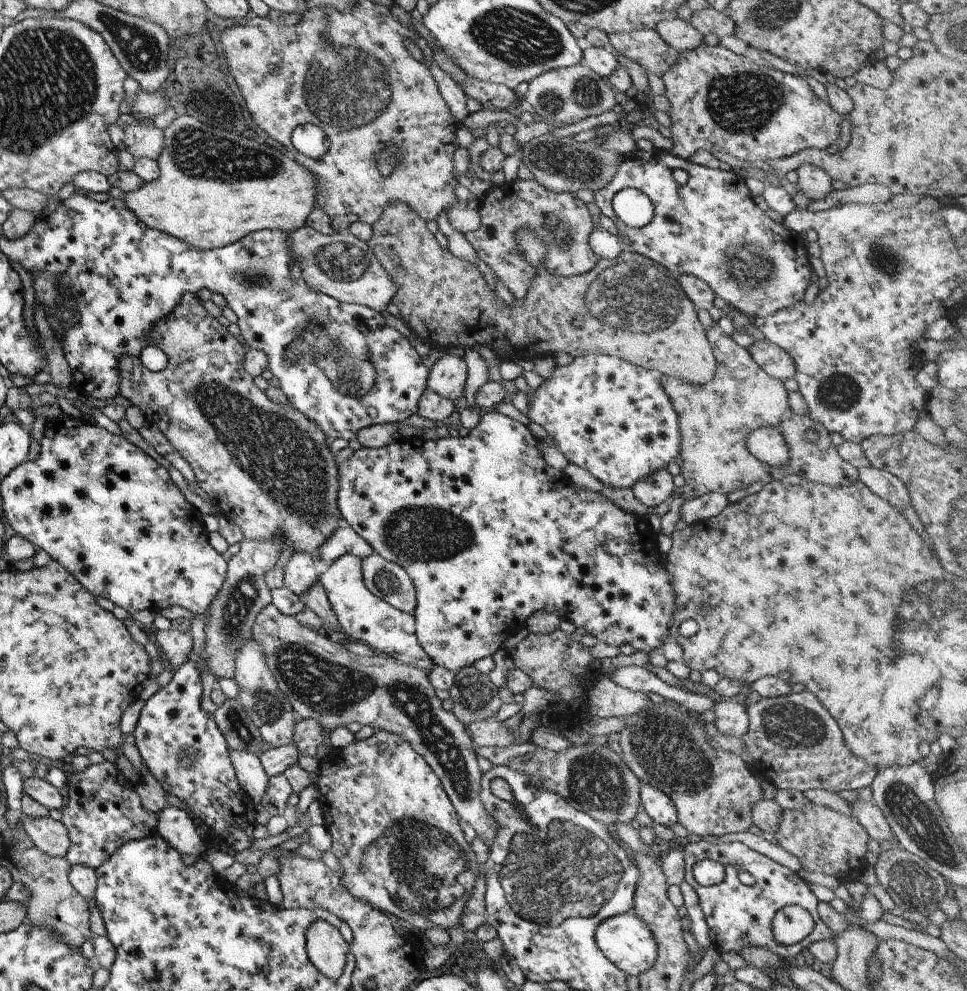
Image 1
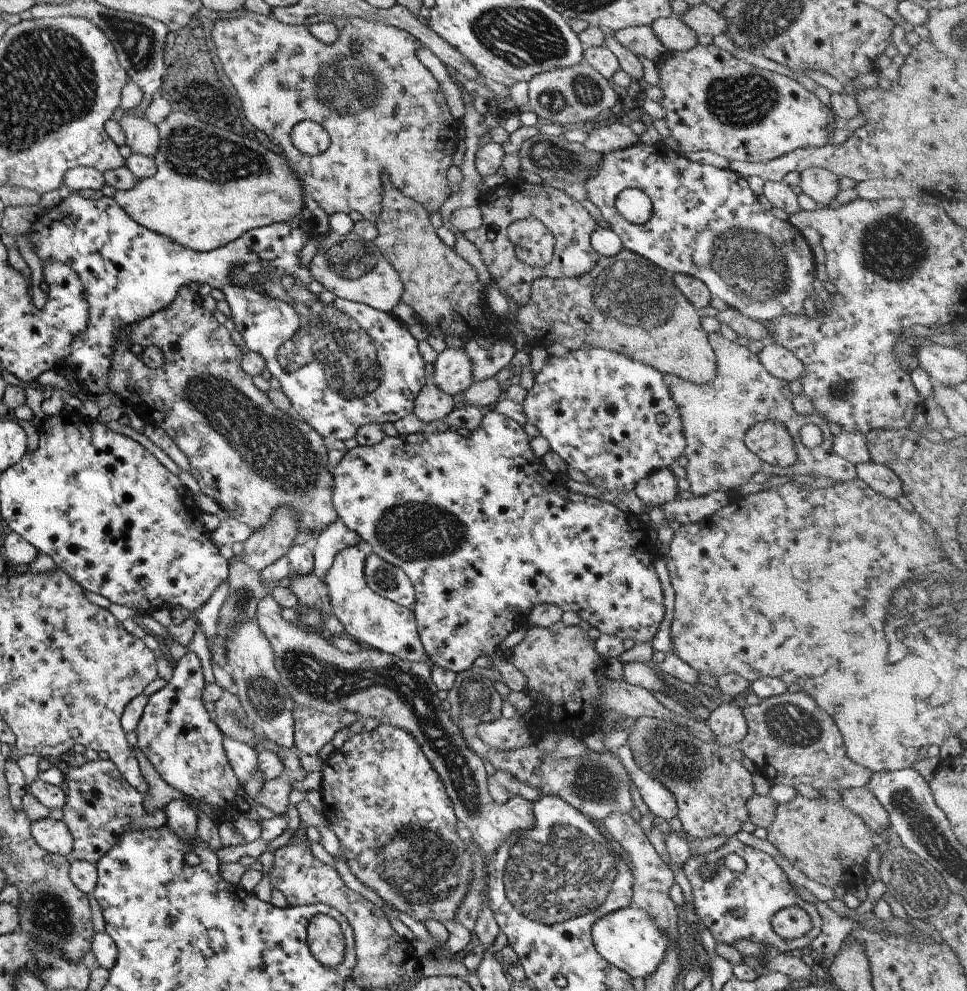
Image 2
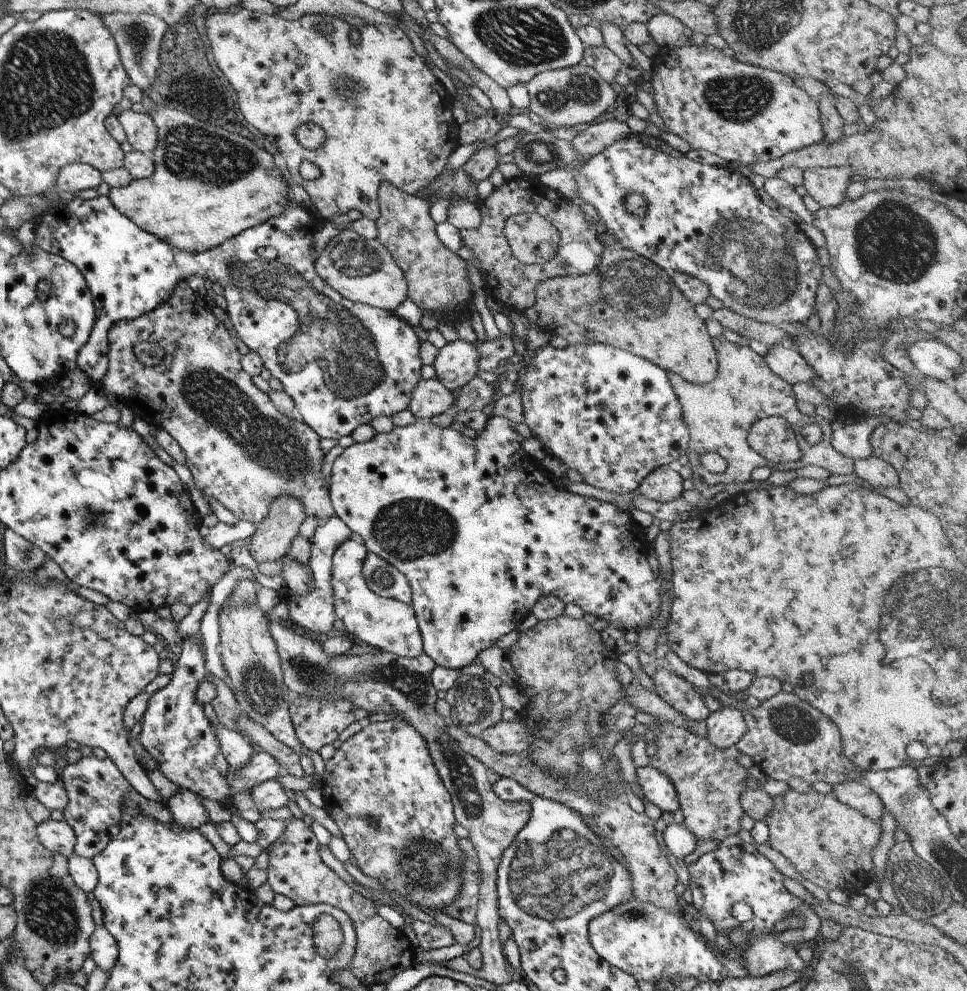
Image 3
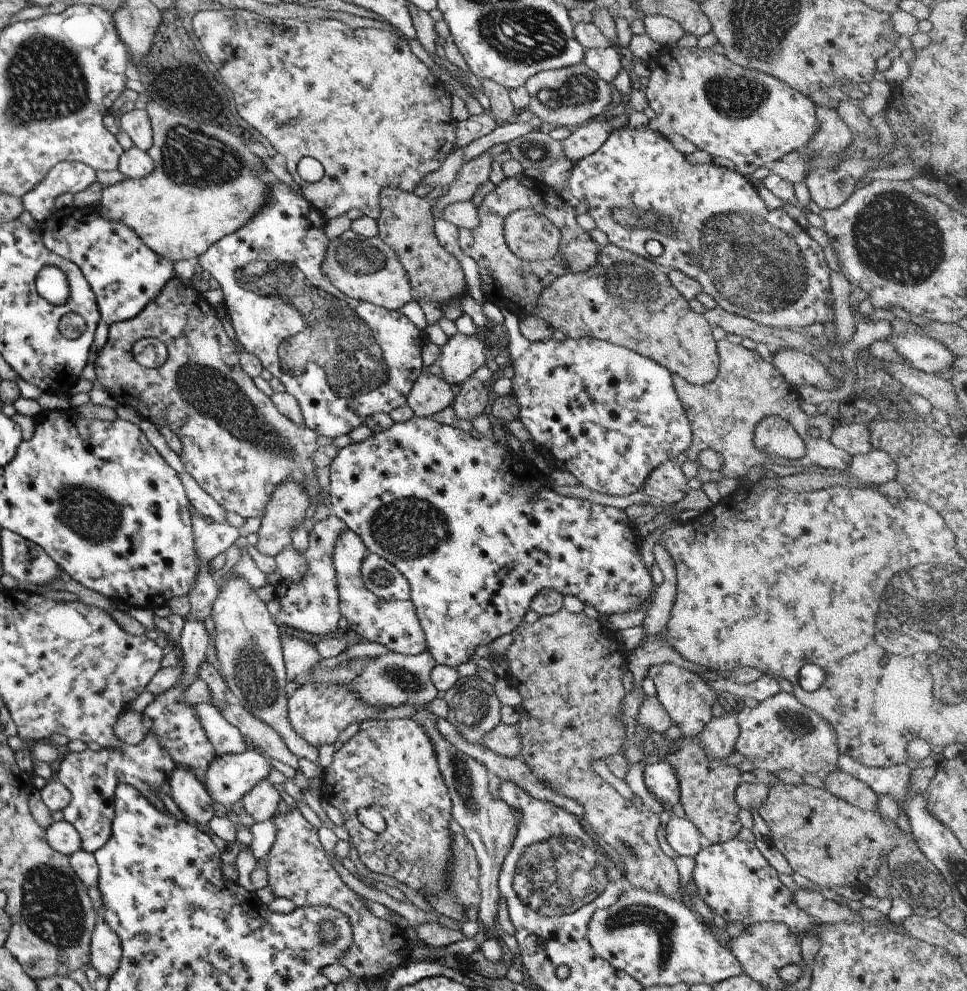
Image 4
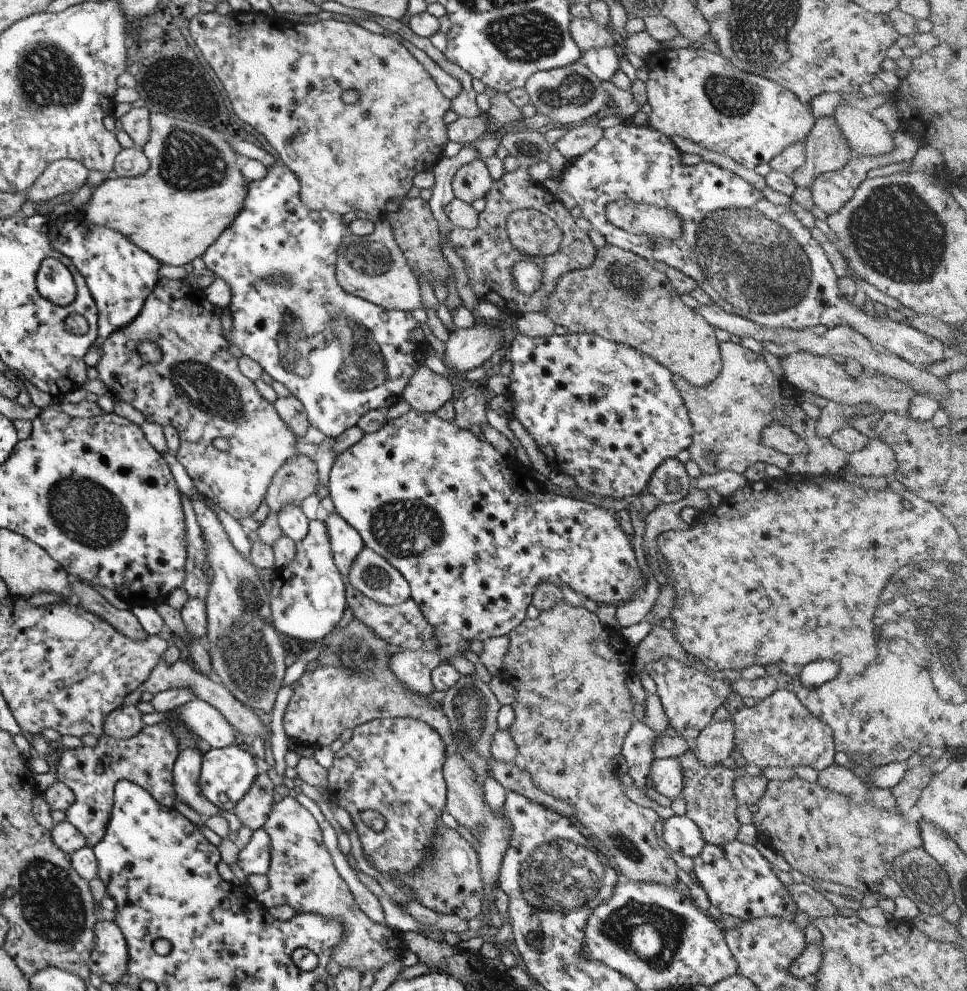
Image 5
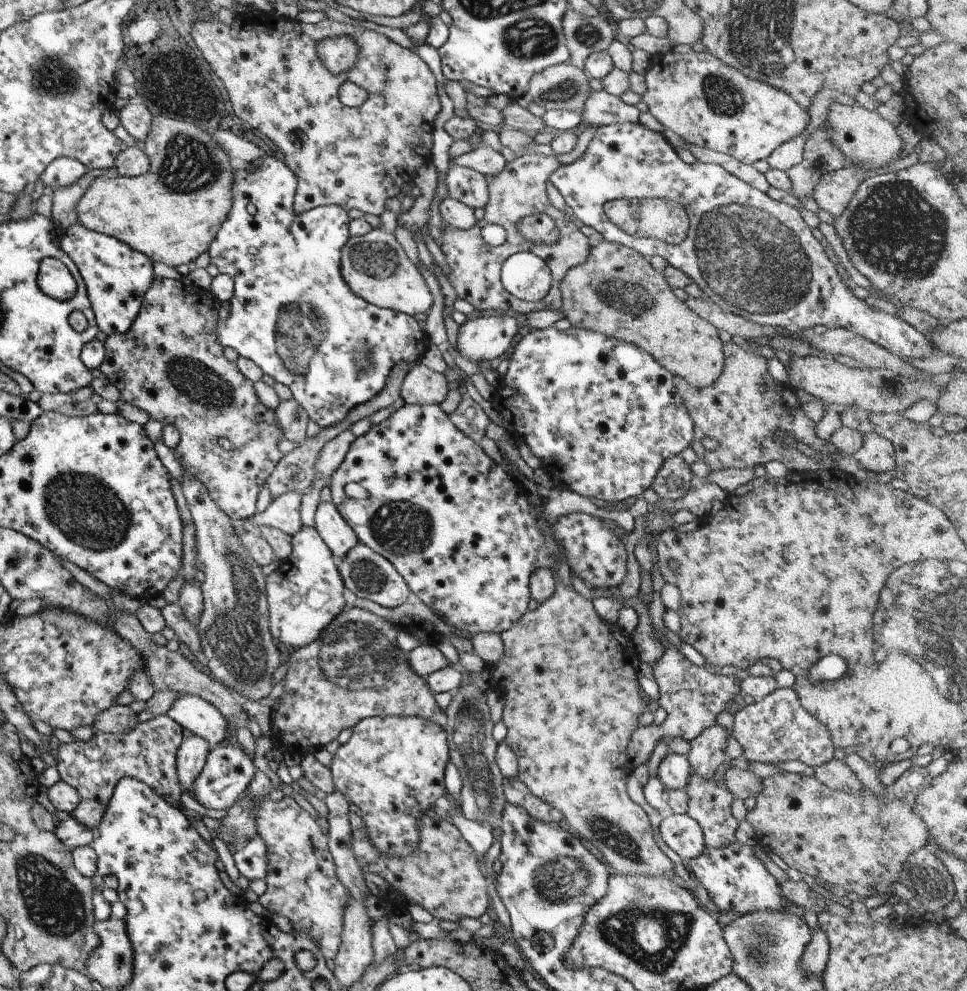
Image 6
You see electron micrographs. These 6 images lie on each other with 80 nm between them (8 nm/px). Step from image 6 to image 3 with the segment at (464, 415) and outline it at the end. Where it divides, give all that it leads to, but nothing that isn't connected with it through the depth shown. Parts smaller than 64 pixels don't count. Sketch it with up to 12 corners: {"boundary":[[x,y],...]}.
{"boundary":[[475,375],[454,393],[453,410],[483,410],[495,384]]}

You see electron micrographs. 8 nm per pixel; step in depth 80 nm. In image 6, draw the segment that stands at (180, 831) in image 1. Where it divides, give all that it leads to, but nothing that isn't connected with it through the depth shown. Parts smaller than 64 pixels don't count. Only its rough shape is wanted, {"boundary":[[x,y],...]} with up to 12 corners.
{"boundary":[[191,736],[176,750],[176,779],[193,798],[208,742]]}

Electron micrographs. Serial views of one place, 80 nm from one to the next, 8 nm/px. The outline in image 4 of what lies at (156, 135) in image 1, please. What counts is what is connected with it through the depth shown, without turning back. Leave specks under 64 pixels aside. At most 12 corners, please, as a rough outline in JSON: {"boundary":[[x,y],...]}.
{"boundary":[[143,109],[119,116],[120,130],[133,147],[152,145],[152,128]]}

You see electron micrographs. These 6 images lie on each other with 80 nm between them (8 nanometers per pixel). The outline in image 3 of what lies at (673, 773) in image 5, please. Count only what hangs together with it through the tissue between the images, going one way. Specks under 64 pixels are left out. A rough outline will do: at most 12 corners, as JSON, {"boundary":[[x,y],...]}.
{"boundary":[[646,765],[636,768],[644,798],[661,814],[675,812],[672,782]]}

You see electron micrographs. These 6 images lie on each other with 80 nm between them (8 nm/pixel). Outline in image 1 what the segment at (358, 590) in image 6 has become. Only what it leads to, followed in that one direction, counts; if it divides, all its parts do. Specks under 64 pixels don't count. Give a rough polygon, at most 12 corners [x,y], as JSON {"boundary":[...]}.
{"boundary":[[371,553],[361,559],[373,596],[413,614],[415,589],[402,566]]}

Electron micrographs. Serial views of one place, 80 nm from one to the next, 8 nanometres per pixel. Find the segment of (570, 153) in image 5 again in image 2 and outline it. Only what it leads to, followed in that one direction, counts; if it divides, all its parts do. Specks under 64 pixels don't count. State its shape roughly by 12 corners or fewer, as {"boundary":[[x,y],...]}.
{"boundary":[[628,126],[591,129],[582,145],[604,155],[637,144]]}

